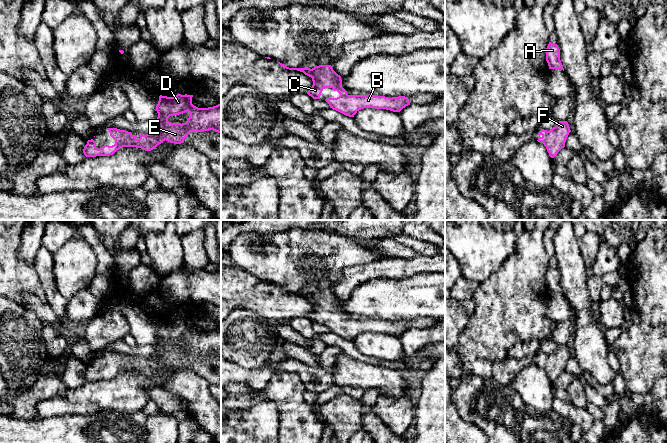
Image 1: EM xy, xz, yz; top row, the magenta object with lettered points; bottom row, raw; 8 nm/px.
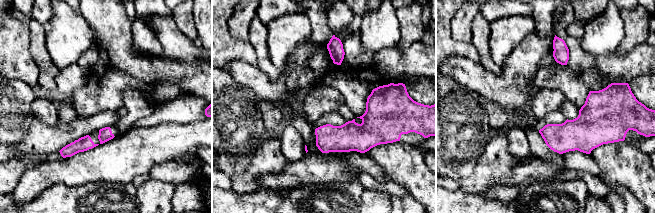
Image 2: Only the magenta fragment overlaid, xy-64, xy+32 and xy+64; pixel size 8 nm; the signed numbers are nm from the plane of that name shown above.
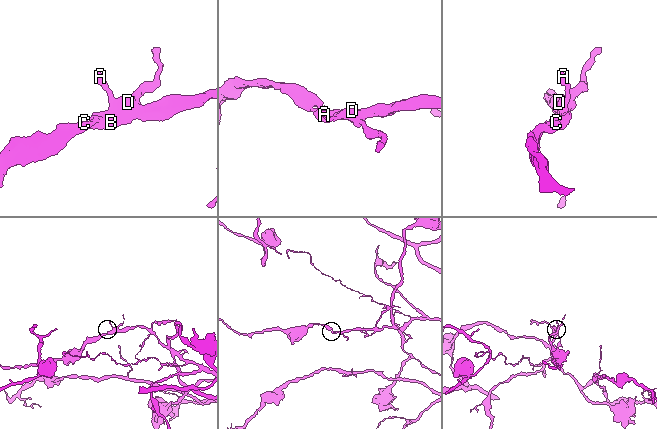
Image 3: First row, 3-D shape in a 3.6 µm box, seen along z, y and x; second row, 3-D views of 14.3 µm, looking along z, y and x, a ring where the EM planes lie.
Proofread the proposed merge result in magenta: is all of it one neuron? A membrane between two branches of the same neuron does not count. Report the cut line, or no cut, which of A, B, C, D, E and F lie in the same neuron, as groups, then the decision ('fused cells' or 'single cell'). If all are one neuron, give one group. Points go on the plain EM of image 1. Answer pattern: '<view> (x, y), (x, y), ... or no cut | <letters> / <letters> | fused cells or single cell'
no cut | A B C D E F | single cell

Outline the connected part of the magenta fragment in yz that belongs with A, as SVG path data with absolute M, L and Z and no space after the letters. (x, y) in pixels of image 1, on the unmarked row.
M549 266L545 277L549 293L561 293L564 295L560 284L560 273L557 268Z

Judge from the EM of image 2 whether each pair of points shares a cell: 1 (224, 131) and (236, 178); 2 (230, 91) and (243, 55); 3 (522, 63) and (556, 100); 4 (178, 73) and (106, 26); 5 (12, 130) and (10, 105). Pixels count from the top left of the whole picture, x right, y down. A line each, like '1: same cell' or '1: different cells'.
1: different cells
2: different cells
3: different cells
4: same cell
5: same cell

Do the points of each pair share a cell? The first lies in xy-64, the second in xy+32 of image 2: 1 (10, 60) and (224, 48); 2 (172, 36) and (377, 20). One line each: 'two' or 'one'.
1: one
2: two

